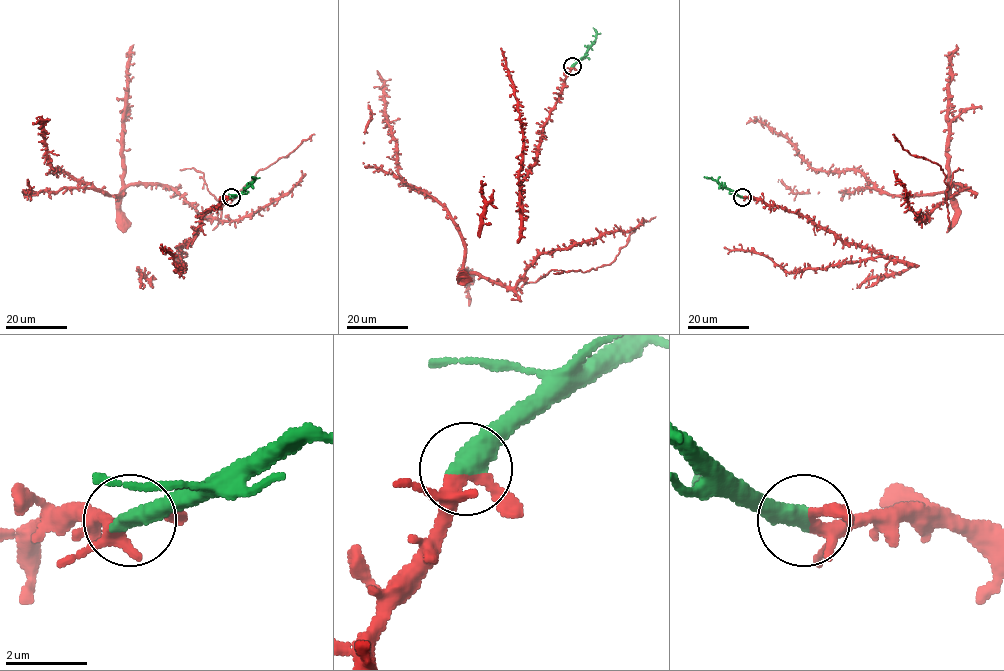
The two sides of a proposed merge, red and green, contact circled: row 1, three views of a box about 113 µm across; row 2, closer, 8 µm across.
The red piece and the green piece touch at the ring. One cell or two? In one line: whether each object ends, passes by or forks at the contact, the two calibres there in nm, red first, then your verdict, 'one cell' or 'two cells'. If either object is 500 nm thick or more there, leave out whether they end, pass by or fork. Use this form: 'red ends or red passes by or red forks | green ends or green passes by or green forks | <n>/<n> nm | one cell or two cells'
240/550 nm | one cell

